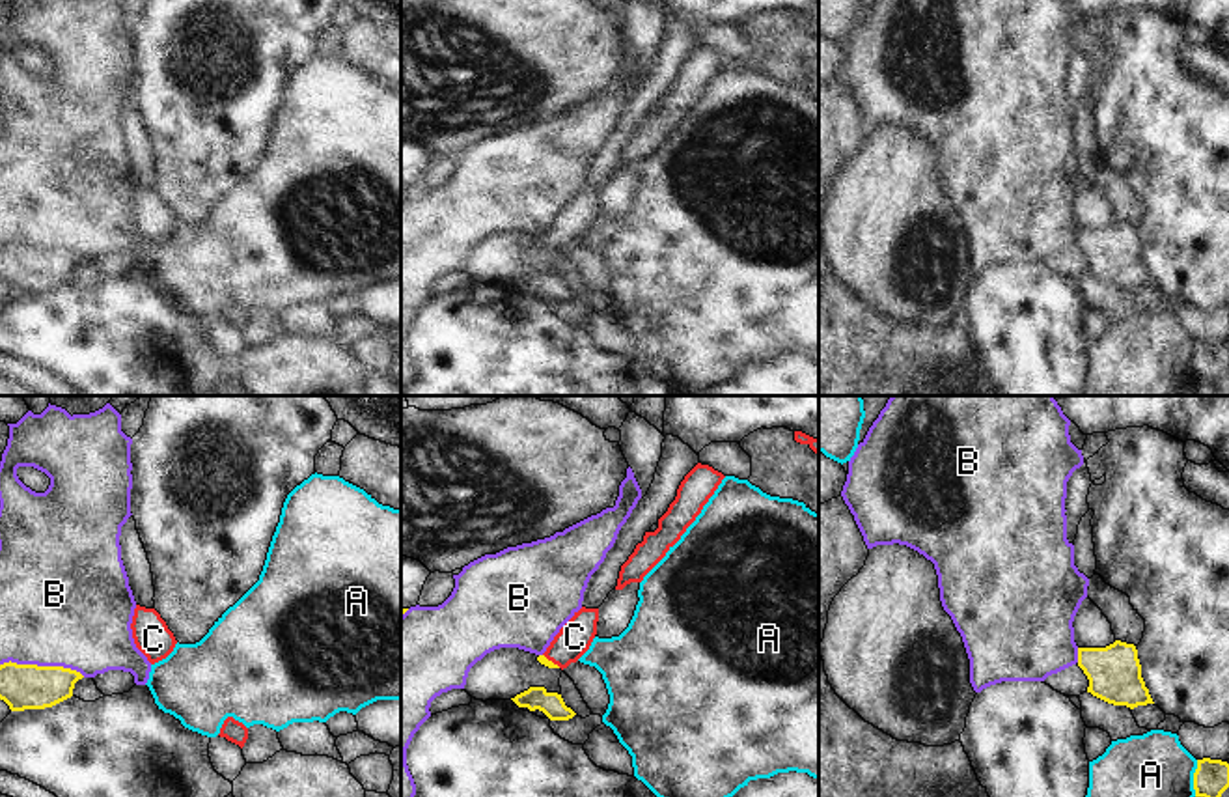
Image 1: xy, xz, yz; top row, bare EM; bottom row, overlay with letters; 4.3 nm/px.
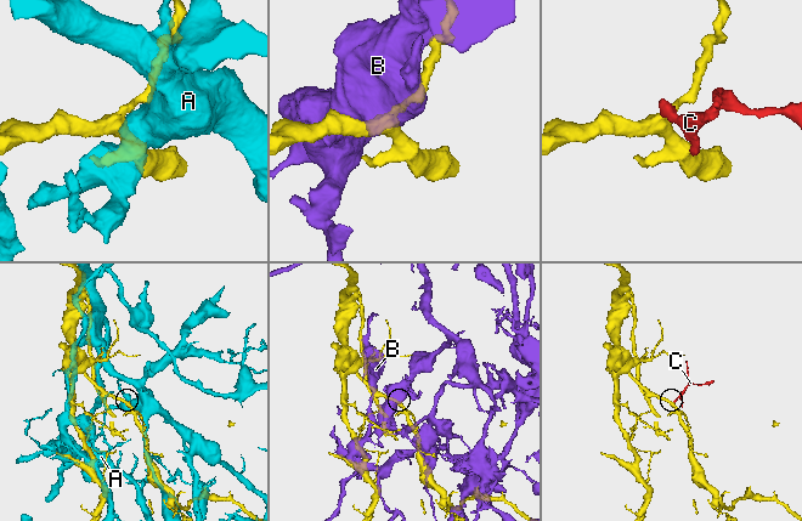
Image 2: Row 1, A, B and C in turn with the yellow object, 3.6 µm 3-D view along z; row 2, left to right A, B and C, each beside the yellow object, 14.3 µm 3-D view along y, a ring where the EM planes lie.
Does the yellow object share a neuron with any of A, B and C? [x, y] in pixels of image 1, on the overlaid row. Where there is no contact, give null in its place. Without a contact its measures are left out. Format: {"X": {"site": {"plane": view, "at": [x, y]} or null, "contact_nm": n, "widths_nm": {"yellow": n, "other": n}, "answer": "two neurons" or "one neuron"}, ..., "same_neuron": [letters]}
{"A": {"site": {"plane": "yz", "at": [1194, 779]}, "contact_nm": 160, "widths_nm": {"yellow": 160, "other": 280}, "answer": "two neurons"}, "B": {"site": {"plane": "xy", "at": [43, 667]}, "contact_nm": 380, "widths_nm": {"yellow": 190, "other": 480}, "answer": "two neurons"}, "C": {"site": {"plane": "xz", "at": [551, 661]}, "contact_nm": 100, "widths_nm": {"yellow": 40, "other": 150}, "answer": "one neuron"}, "same_neuron": ["C"]}

